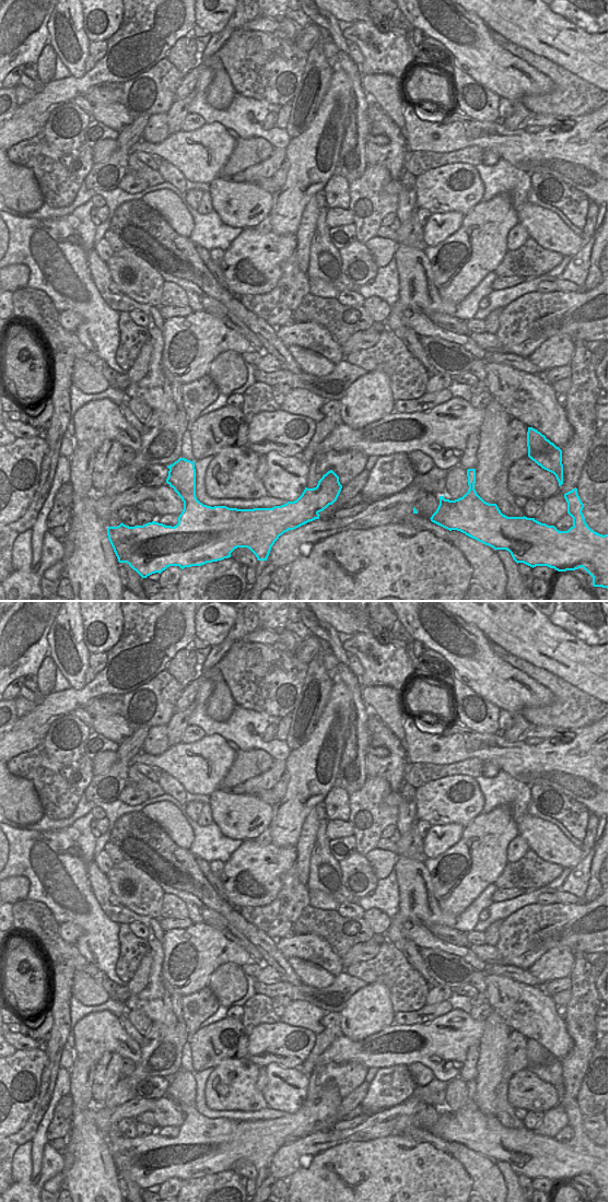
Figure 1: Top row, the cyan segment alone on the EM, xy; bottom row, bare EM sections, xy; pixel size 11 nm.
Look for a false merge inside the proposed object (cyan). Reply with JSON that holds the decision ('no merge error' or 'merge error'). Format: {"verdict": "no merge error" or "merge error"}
{"verdict": "no merge error"}

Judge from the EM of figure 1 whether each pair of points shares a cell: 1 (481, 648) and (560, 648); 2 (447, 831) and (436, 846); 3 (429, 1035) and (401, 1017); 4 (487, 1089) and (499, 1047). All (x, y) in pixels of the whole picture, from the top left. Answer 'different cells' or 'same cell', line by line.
1: different cells
2: same cell
3: different cells
4: same cell

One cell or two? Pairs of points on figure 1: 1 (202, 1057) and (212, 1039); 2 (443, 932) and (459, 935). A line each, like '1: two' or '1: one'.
1: one
2: one

